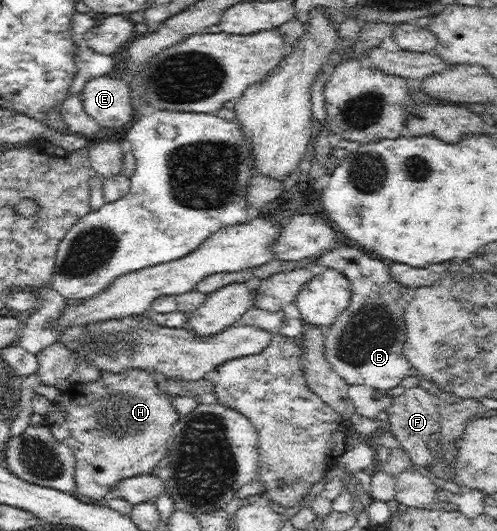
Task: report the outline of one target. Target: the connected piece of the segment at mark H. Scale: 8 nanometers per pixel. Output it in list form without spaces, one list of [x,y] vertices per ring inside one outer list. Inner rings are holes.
[[[140,369],[126,370],[122,374],[104,370],[96,381],[71,383],[68,389],[52,402],[44,415],[45,424],[76,457],[75,492],[80,496],[102,503],[110,496],[118,482],[136,475],[152,473],[158,462],[166,456],[168,441],[172,439],[172,426],[180,415],[171,405],[171,397],[163,391],[162,385],[153,374]]]

